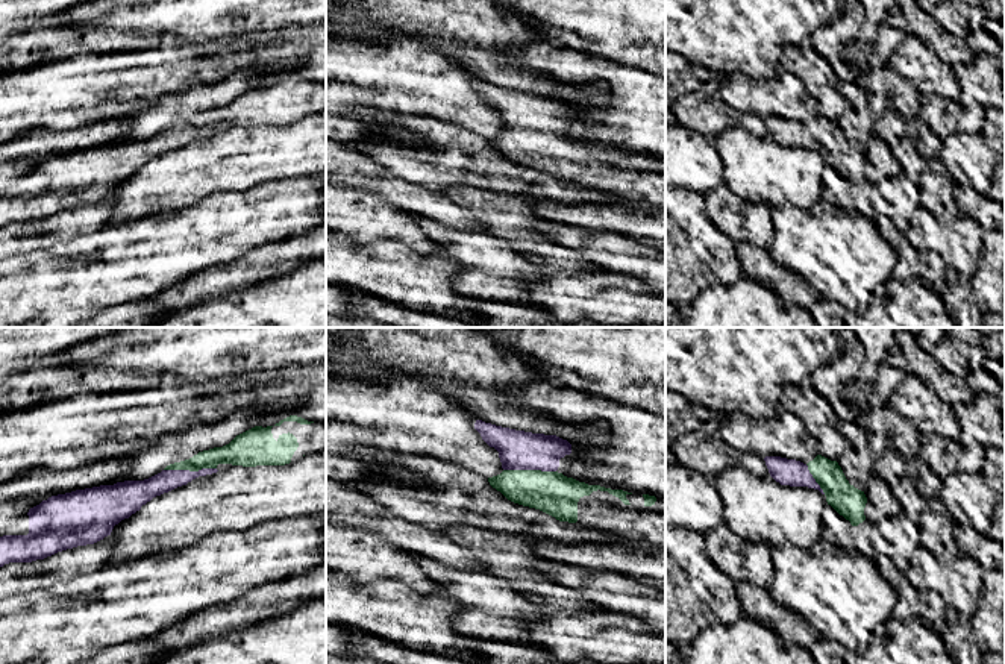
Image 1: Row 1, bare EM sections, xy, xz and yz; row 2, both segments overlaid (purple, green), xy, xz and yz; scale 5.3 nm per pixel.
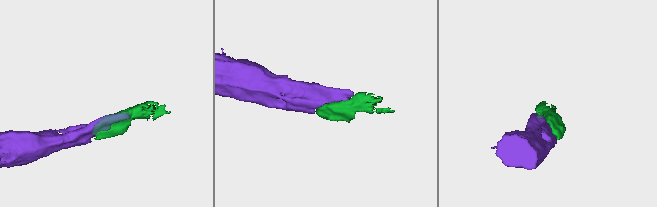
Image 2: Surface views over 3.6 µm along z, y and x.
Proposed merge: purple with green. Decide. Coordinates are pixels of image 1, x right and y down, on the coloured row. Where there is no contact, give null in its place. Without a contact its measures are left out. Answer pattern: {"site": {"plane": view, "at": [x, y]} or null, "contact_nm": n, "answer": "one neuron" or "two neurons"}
{"site": {"plane": "xy", "at": [188, 470]}, "contact_nm": 280, "answer": "one neuron"}

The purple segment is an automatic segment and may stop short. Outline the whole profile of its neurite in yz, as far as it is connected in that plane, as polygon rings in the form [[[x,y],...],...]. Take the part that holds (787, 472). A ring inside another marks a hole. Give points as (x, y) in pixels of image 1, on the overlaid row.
[[[817,455],[808,464],[781,456],[765,456],[770,476],[781,485],[808,487],[826,496],[840,515],[858,526],[866,520],[867,497],[846,479],[837,461]]]

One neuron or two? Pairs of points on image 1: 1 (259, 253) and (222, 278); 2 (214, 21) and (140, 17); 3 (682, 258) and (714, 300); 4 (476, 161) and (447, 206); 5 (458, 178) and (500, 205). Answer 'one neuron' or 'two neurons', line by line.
1: one neuron
2: one neuron
3: two neurons
4: two neurons
5: two neurons

